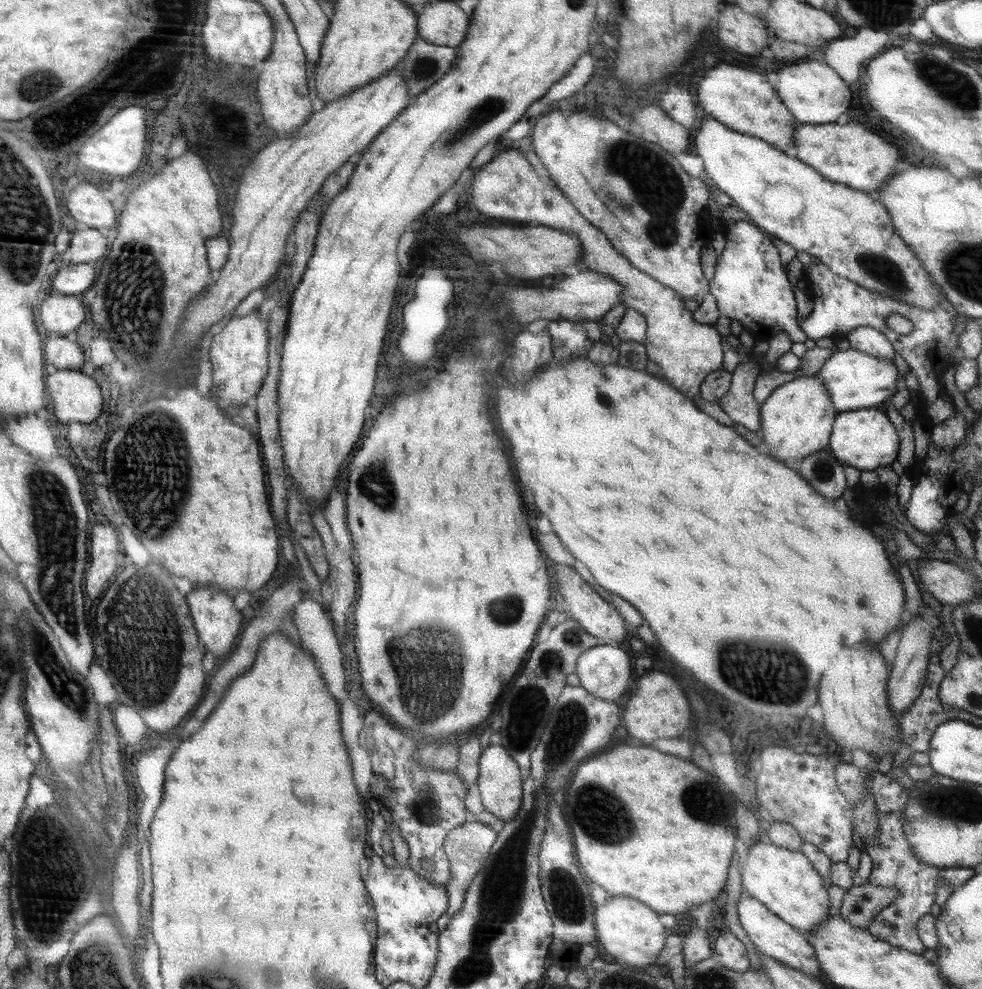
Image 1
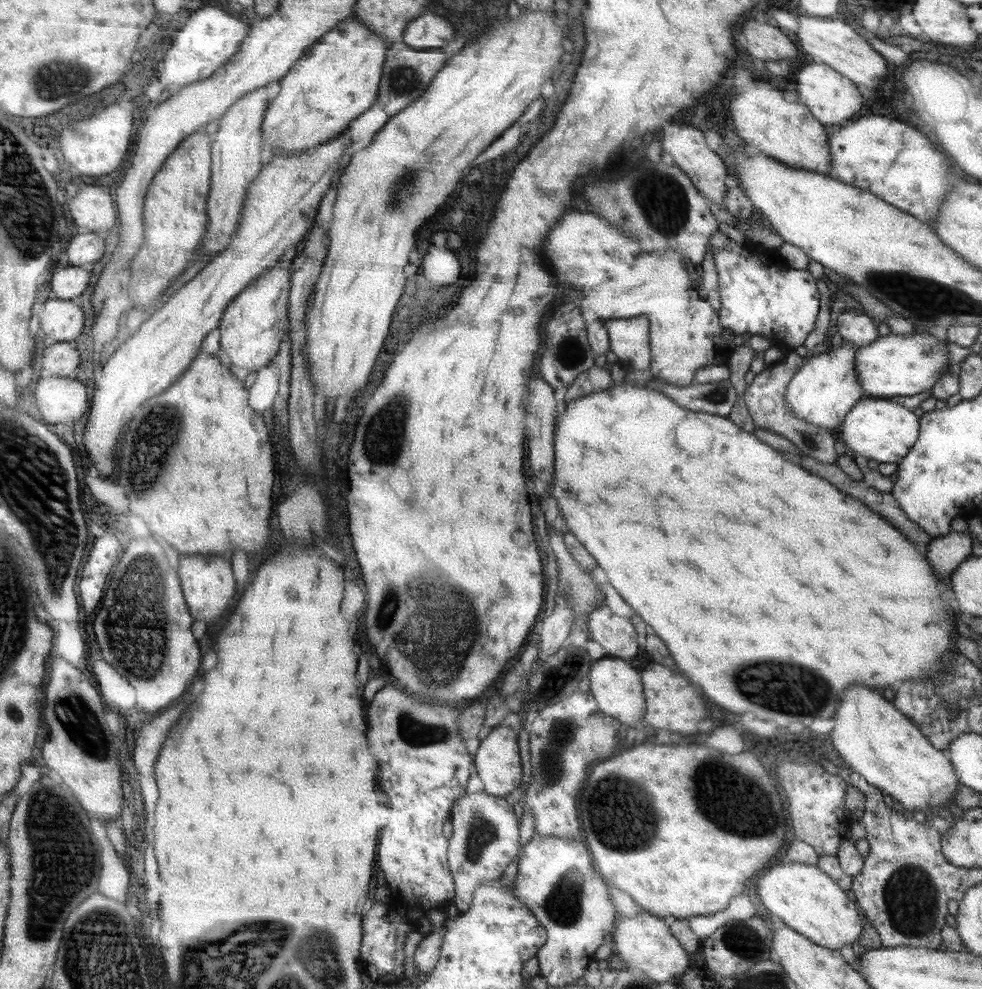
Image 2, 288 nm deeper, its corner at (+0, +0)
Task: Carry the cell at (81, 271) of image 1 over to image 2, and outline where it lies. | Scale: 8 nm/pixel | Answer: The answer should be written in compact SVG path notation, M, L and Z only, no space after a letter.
M69 264L63 270L55 270L51 278L51 294L57 294L61 300L71 300L85 294L91 282L95 280L91 280L89 270Z

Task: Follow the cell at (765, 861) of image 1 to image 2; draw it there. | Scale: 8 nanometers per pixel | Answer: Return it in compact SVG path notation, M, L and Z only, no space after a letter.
M773 862L757 876L753 892L759 894L759 900L769 914L781 918L785 926L803 934L815 946L825 950L841 950L847 944L853 946L861 938L863 918L857 902L851 902L845 892L831 878L827 878L827 874L821 874L817 866Z

